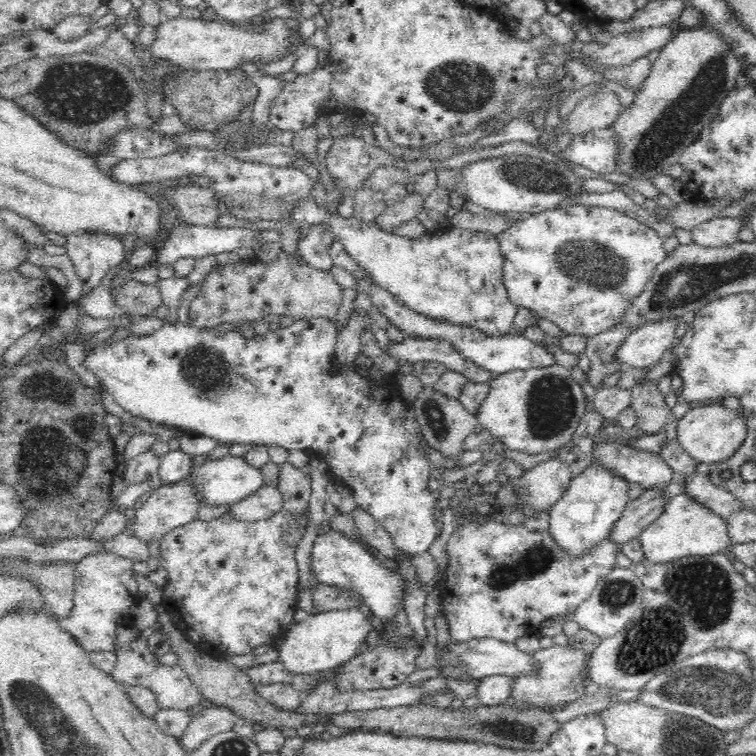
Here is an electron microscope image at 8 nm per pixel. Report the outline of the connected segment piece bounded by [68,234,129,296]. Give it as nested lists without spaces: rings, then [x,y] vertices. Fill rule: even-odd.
[[[109,234],[72,235],[68,238],[68,254],[83,282],[82,296],[90,294],[110,269],[121,265],[129,257],[120,238]]]

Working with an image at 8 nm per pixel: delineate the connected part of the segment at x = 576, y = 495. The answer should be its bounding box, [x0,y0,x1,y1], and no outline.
[549,462,629,559]

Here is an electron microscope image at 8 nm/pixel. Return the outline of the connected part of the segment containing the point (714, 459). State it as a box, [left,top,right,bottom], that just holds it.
[677,404,748,463]

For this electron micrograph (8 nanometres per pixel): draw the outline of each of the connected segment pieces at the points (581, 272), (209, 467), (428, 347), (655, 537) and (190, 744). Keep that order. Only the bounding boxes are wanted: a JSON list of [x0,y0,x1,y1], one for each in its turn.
[[496,204,667,337],[183,455,264,506],[386,336,493,383],[638,493,732,564],[179,704,239,752]]

